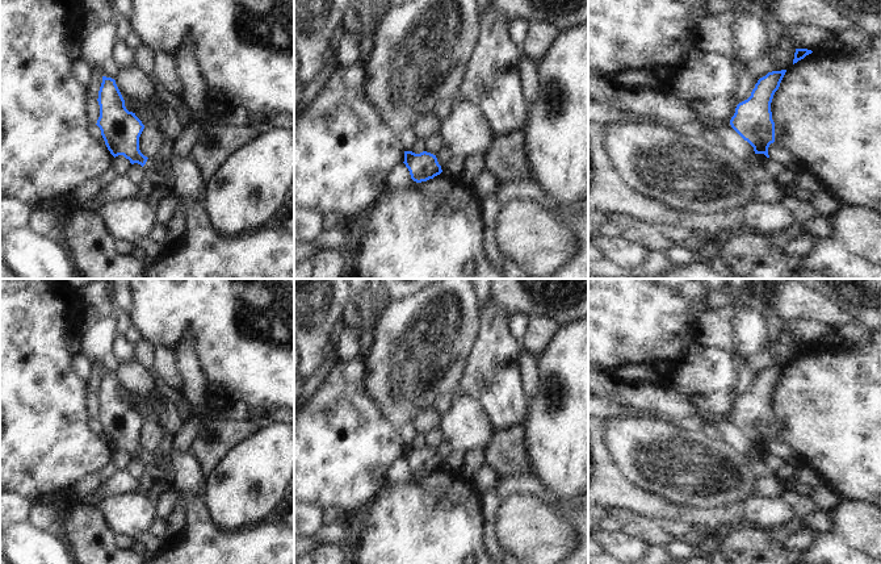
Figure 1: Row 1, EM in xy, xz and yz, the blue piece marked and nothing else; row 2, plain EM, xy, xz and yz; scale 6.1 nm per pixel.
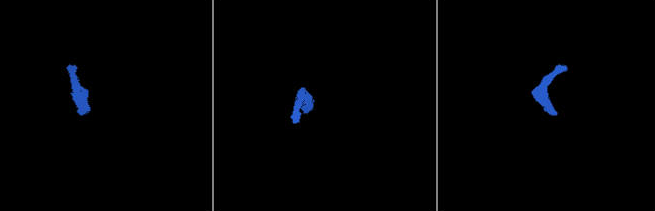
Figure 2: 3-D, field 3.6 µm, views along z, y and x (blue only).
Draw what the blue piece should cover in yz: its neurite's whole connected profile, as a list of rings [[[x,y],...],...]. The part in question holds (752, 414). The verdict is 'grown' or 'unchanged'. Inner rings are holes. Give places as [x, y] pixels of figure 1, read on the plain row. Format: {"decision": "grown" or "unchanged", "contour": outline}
{"decision": "unchanged", "contour": [[[786,364],[772,365],[760,372],[751,390],[737,400],[735,408],[730,414],[731,422],[754,442],[755,448],[764,448],[767,452],[769,452],[768,442],[775,436],[775,417],[772,414],[771,397],[785,367]]]}

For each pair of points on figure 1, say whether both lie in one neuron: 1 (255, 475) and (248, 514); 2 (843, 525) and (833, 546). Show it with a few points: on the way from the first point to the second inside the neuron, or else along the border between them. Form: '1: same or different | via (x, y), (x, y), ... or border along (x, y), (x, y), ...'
1: same | via (248, 484), (248, 505)
2: different | border along (833, 531), (856, 550)

